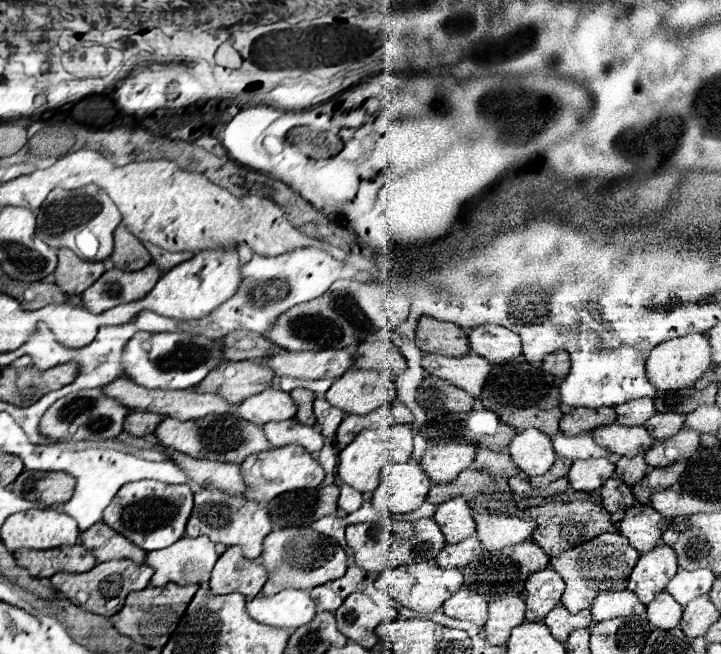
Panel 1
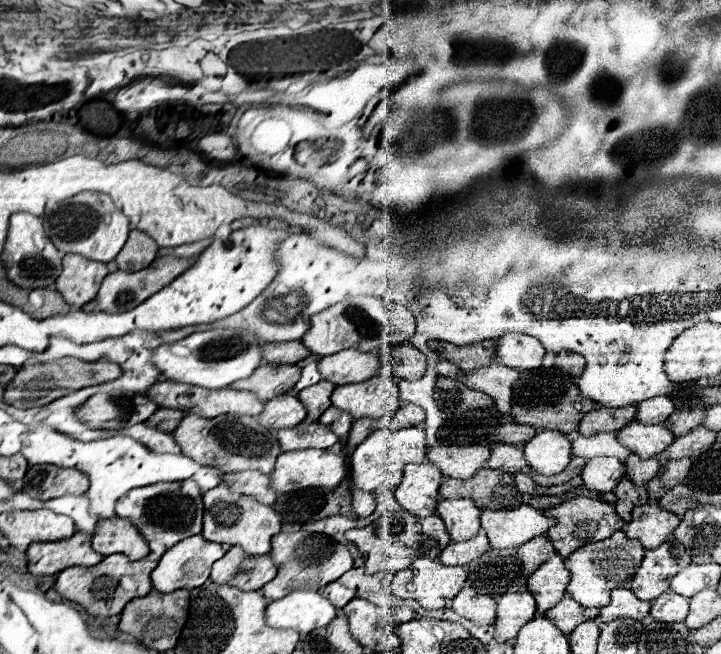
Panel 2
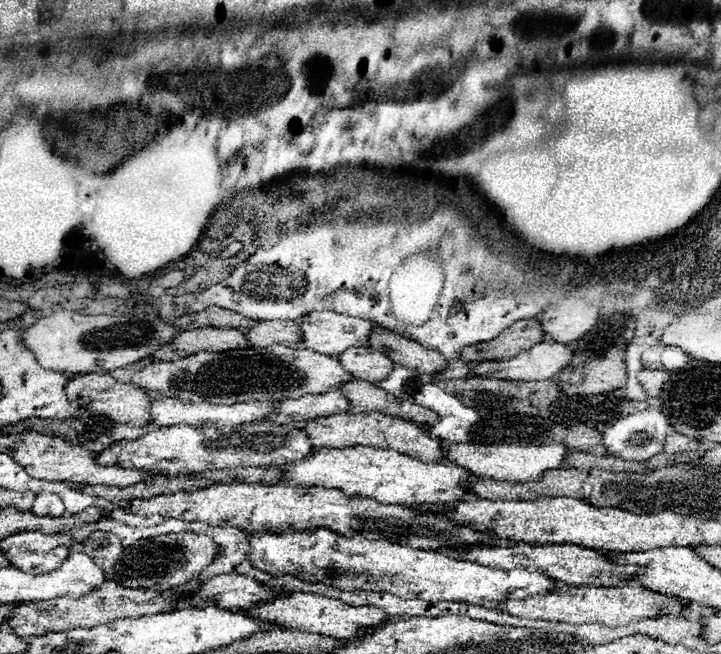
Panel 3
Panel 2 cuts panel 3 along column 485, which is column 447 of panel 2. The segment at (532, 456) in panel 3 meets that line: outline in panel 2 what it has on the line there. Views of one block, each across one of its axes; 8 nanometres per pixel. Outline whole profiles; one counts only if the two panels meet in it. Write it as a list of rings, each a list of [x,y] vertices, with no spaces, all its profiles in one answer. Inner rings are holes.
[[[434,446],[426,458],[440,468],[444,478],[472,478],[476,470],[489,468],[490,448],[487,446]]]

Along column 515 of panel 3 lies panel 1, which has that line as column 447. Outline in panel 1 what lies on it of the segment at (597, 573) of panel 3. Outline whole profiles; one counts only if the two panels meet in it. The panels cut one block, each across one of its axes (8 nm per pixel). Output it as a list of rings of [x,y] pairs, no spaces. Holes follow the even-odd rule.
[[[470,536],[458,544],[448,544],[440,554],[436,556],[436,562],[440,568],[460,568],[472,562],[482,552],[480,540],[476,536]]]

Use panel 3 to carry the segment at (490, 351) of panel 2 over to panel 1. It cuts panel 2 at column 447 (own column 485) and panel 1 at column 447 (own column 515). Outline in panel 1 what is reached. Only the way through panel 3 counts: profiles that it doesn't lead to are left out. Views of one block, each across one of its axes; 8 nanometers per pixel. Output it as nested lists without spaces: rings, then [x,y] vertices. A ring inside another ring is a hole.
[[[422,316],[418,322],[416,346],[424,352],[436,352],[444,356],[464,356],[470,352],[468,334],[460,326],[428,316]]]

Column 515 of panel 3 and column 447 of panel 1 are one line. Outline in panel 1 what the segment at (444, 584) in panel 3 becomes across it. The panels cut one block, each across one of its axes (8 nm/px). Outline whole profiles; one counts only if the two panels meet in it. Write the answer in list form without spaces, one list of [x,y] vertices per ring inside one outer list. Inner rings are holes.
[[[430,562],[404,564],[404,566],[382,572],[376,580],[376,588],[386,592],[390,598],[394,598],[396,602],[400,602],[402,606],[414,612],[424,612],[424,614],[436,612],[444,604],[444,600],[448,600],[452,594],[456,594],[456,590],[460,590],[460,586],[462,586],[462,574],[458,568],[444,570]]]

